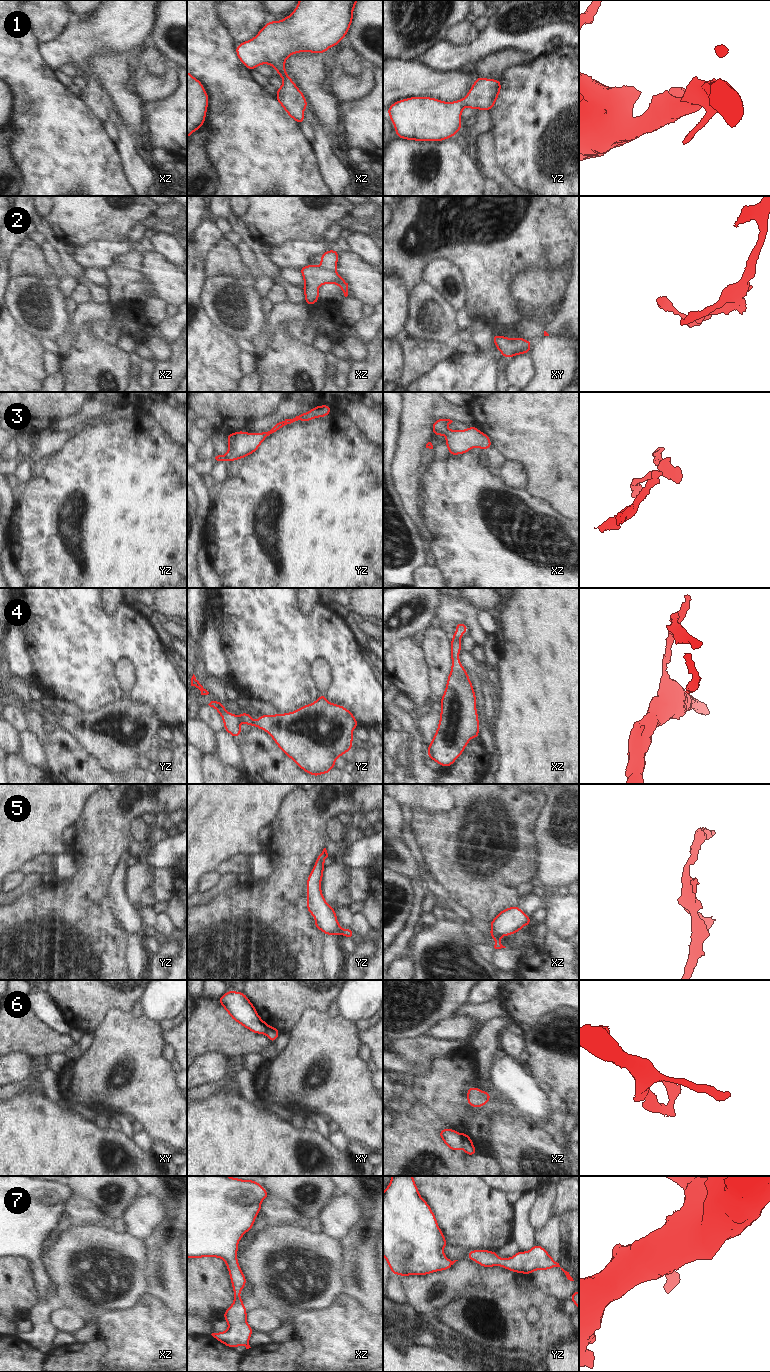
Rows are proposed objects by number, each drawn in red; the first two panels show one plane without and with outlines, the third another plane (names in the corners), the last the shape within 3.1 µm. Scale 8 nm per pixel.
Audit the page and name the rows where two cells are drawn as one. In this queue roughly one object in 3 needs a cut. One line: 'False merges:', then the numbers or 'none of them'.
False merges: 2, 4, 5, 6

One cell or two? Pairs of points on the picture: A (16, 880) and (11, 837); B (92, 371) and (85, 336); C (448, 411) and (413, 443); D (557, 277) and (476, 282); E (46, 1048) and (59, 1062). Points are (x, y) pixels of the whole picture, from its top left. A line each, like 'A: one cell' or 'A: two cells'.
A: two cells
B: one cell
C: one cell
D: two cells
E: two cells

